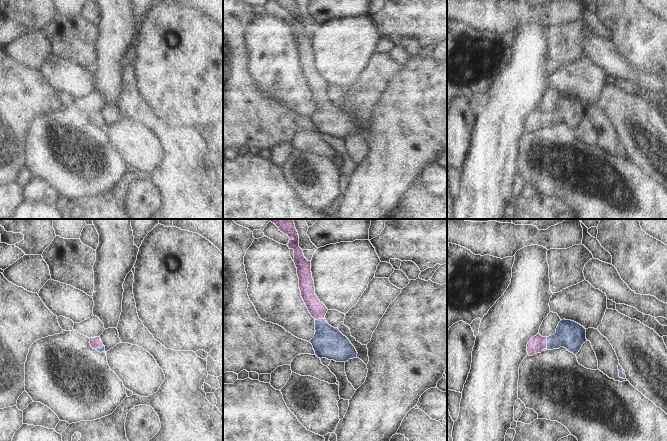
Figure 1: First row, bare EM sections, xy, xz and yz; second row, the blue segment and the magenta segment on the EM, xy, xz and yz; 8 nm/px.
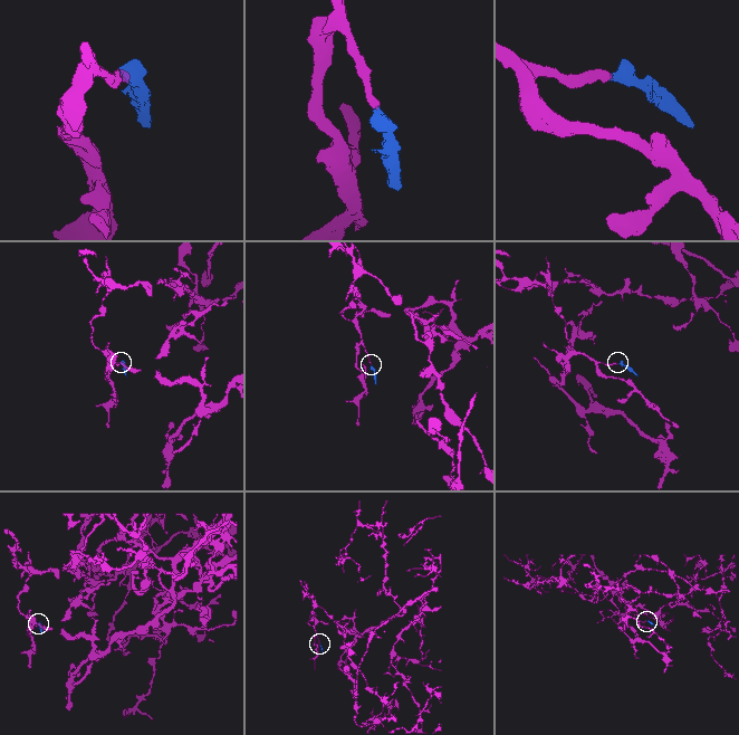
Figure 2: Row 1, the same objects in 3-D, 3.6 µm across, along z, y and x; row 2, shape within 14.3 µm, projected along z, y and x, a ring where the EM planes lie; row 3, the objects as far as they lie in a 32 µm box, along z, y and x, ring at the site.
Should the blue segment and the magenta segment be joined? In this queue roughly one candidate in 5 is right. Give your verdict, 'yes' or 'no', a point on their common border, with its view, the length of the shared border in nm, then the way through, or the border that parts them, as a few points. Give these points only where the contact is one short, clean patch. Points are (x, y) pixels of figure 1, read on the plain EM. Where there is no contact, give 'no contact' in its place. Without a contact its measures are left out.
yes; contact yz (547, 120); length 120 nm; way yz (569, 110), (547, 120), (536, 120)

